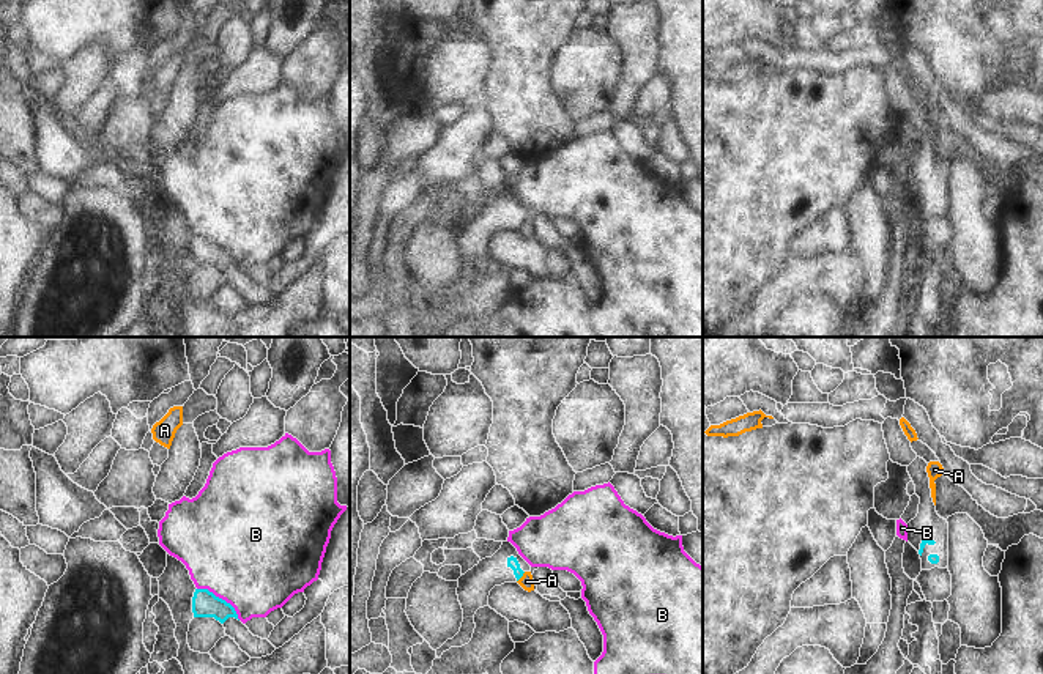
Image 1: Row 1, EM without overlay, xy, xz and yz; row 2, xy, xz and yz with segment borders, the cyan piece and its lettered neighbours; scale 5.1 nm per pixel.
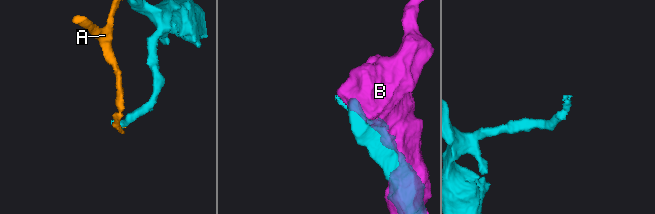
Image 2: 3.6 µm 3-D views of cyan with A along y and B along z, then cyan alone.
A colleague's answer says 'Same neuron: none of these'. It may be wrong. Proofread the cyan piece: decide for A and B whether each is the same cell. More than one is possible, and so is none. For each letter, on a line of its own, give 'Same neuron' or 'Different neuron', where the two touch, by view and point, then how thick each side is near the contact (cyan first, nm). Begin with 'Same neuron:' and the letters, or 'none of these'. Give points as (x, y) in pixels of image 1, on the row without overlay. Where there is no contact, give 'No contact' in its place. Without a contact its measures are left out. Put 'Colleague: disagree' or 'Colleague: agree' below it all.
Same neuron: none of these
A: Different neuron. Touches cyan at xz (522, 222). Thickness 60 nm (cyan) against 70 nm
B: Different neuron. Touches cyan at xy (221, 246). Thickness 140 nm (cyan) against 500 nm
Colleague: agree

